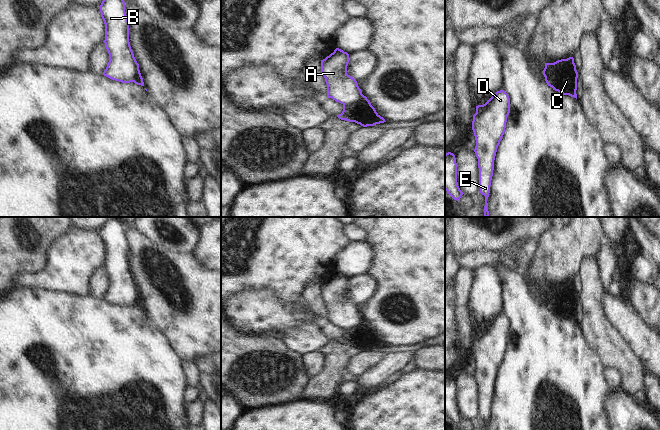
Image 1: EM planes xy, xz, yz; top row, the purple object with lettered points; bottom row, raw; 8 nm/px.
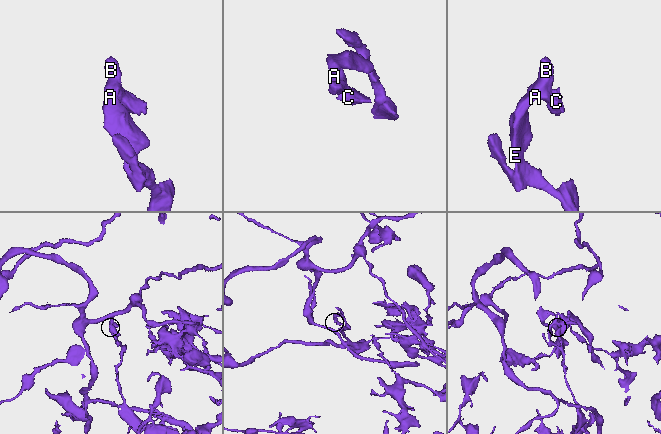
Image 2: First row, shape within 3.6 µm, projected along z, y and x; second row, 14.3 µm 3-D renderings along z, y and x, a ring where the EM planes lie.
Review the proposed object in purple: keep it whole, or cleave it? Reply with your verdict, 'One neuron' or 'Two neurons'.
Two neurons.

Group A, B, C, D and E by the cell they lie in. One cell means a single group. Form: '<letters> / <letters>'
A B D E / C

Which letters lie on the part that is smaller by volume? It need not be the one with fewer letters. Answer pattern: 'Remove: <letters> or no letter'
Remove: C

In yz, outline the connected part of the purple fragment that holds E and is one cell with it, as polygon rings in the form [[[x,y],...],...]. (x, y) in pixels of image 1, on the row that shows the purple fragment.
[[[504,90],[497,91],[485,104],[476,106],[472,130],[478,159],[480,193],[485,196],[484,216],[489,217],[487,199],[490,193],[497,148],[505,132],[510,113],[510,98]]]

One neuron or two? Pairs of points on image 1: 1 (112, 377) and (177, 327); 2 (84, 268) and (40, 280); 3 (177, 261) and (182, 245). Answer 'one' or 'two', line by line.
1: two
2: one
3: two

